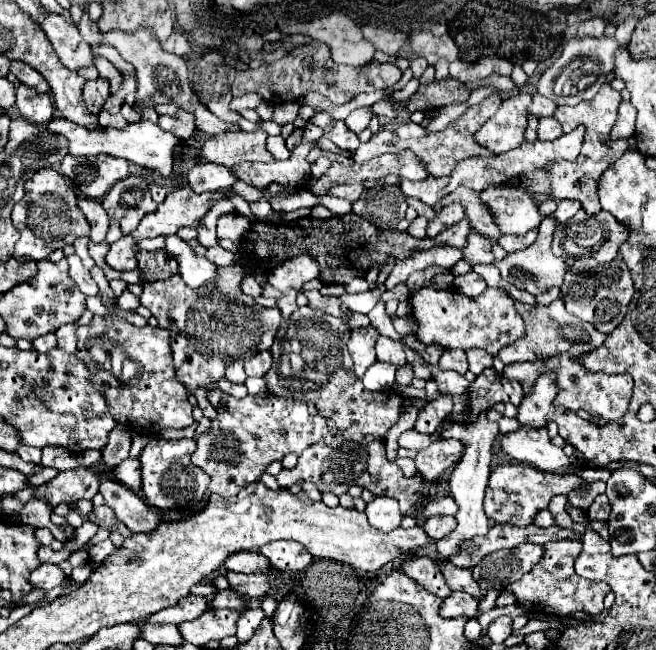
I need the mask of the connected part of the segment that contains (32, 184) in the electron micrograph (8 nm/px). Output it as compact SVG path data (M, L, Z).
M43 168L25 182L25 196L13 206L13 224L19 232L19 242L15 244L15 258L31 256L35 260L47 258L53 250L73 244L79 236L89 236L89 224L83 212L77 208L77 194L73 186L53 168Z

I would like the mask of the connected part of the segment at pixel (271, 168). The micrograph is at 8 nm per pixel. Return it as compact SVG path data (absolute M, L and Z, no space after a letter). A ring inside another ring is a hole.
M299 144L295 146L291 158L287 160L271 162L271 164L255 164L245 162L241 166L231 168L239 180L243 180L249 186L265 188L271 183L287 186L303 186L309 180L309 162L307 154L313 144Z

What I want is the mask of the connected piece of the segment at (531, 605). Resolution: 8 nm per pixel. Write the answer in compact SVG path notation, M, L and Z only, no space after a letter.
M561 540L543 544L541 562L535 564L533 570L523 574L517 582L507 586L517 596L517 604L529 612L545 612L553 616L567 616L577 610L583 610L591 616L601 614L603 598L611 592L611 588L605 582L593 582L577 576L573 568L577 554L579 554L579 540Z

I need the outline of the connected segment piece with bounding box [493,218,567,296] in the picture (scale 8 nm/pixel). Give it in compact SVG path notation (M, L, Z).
M545 218L545 220L541 222L537 240L535 240L529 248L525 248L525 250L521 250L521 252L511 252L511 254L507 254L503 260L495 260L493 266L499 268L501 278L503 278L505 282L521 288L521 290L527 290L527 292L535 294L535 296L537 296L539 292L551 288L551 286L561 286L567 264L565 264L561 258L557 258L557 256L551 254L551 240L553 240L555 228L557 228L557 222L555 222L553 218Z

